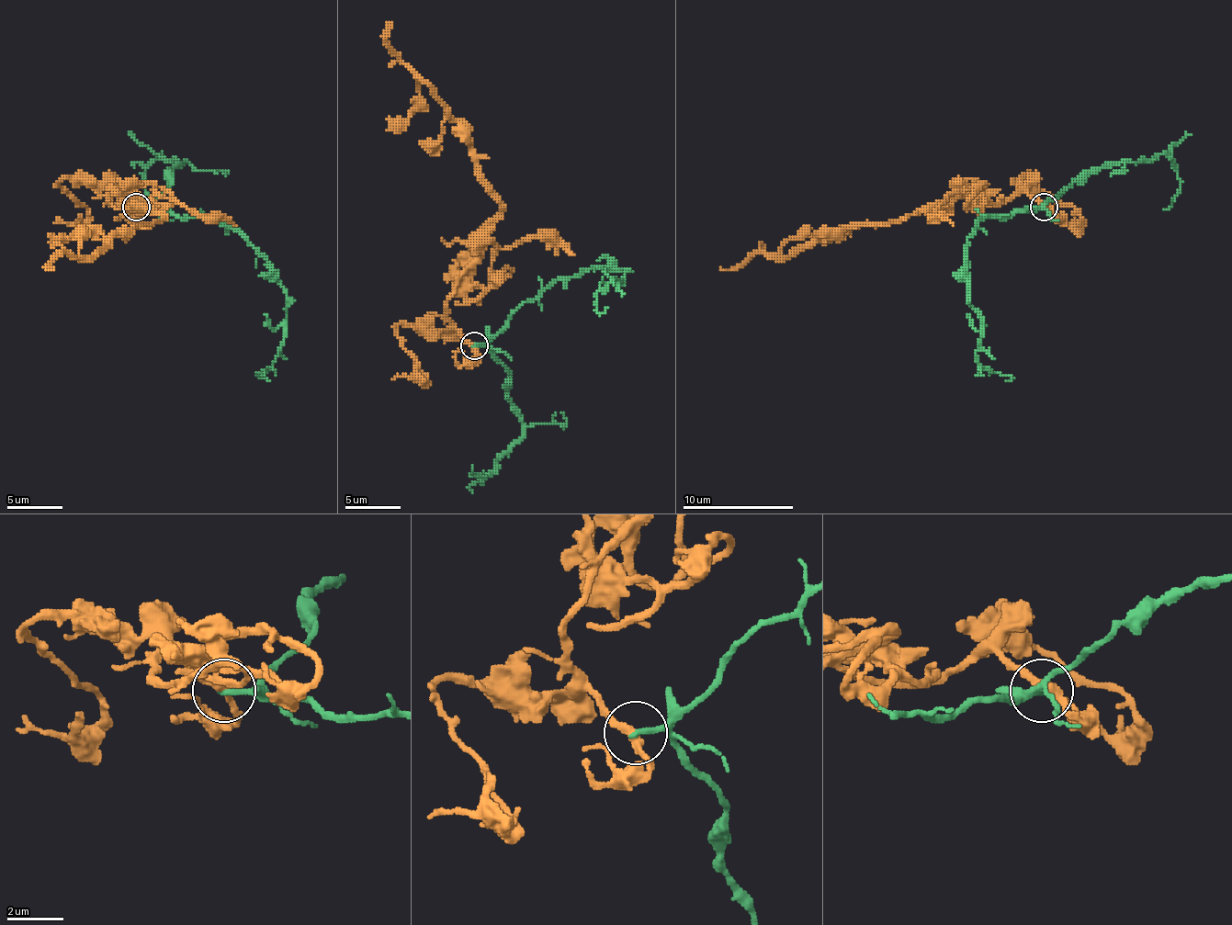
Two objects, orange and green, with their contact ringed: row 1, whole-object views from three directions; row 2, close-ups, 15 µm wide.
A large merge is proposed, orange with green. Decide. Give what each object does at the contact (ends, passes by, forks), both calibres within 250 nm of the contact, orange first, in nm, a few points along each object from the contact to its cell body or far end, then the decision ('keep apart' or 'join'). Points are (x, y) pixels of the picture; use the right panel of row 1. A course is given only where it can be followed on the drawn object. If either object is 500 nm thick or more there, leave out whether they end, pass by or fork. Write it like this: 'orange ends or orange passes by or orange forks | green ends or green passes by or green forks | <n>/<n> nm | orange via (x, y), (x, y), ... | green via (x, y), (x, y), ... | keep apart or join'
orange passes by | green ends | 280/220 nm | orange via (1045, 207), (1022, 192), (955, 198), (826, 229), (779, 256), (809, 234), (829, 242) | green via (1045, 207), (983, 218), (966, 240), (969, 306), (983, 325), (975, 355), (991, 372), (1008, 375), (1005, 380) | keep apart

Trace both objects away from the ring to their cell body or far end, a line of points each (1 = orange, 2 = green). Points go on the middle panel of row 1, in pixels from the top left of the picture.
1: (475, 346), (447, 298), (478, 257), (497, 194), (425, 81), (414, 111), (386, 130)
2: (475, 346), (519, 307), (582, 268), (625, 271), (625, 285), (616, 276), (596, 293), (596, 310), (607, 307)

